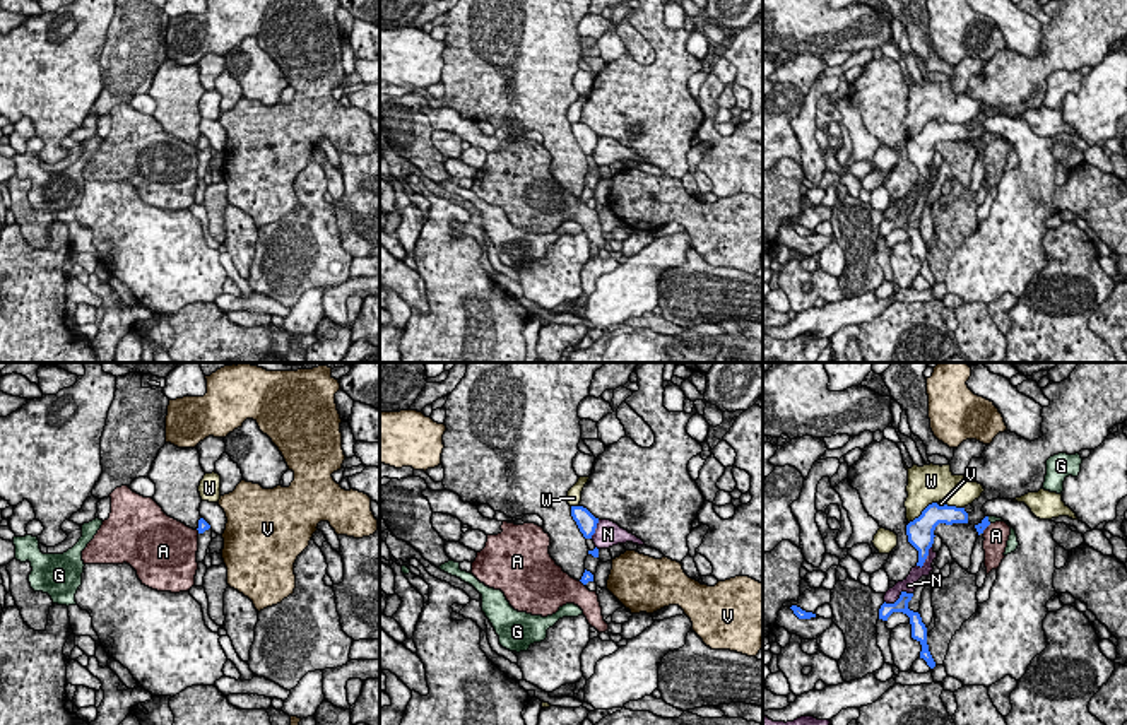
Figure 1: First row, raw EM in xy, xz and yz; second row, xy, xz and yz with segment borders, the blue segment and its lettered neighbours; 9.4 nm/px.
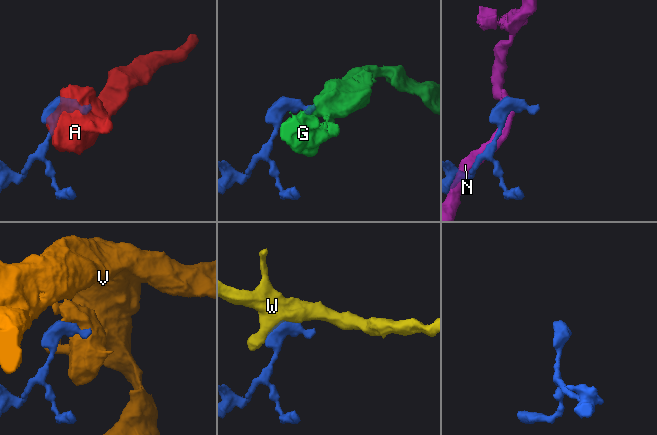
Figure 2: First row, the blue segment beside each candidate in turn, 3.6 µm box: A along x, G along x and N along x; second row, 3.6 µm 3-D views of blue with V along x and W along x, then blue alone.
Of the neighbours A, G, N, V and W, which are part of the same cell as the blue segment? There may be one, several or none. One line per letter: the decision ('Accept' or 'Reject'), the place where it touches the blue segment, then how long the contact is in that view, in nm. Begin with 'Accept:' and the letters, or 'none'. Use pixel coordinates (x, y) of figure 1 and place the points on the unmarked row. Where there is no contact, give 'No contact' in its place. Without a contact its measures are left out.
Accept: G
A: Reject. Touches blue at yz (985, 144). Shared border 130 nm
G: Accept. Touches blue at yz (987, 137). Shared border 70 nm
N: Reject. Touches blue at yz (900, 214). Shared border 280 nm
V: Reject. Touches blue at yz (941, 123). Shared border 100 nm
W: Reject. Touches blue at yz (922, 129). Shared border 340 nm

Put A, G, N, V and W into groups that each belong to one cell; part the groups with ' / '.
A / G / N / V / W

